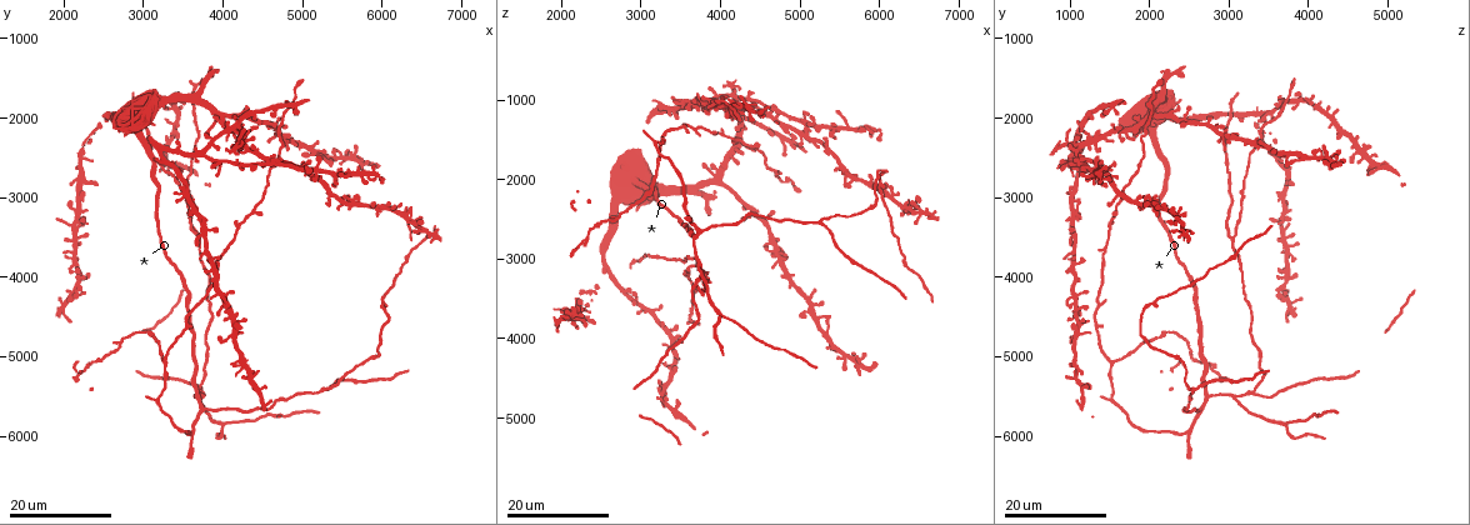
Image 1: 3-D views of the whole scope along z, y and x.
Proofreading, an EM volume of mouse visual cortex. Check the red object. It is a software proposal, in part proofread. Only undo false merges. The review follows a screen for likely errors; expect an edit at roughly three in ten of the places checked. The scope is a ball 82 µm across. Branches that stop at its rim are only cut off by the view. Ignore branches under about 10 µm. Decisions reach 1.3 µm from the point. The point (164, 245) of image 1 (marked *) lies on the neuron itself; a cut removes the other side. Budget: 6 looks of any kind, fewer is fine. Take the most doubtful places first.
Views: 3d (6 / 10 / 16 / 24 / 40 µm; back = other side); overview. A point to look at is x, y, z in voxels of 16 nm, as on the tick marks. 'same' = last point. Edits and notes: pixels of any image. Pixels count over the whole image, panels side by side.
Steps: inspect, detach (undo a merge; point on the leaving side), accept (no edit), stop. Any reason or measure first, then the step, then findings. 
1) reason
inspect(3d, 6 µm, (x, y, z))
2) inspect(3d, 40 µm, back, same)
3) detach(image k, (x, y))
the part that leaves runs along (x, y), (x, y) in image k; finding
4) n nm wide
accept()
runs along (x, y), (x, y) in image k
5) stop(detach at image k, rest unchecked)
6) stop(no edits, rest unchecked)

side arm on a straight run
inspect(3d, 16 µm, (3750, 5700, 2650))

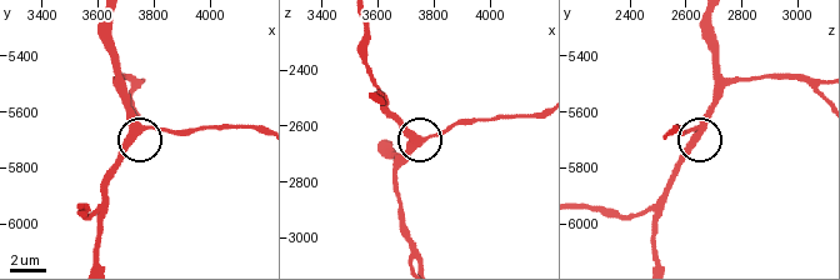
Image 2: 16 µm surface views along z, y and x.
inspect(3d, 10 µm, (3770, 5660, 2650))

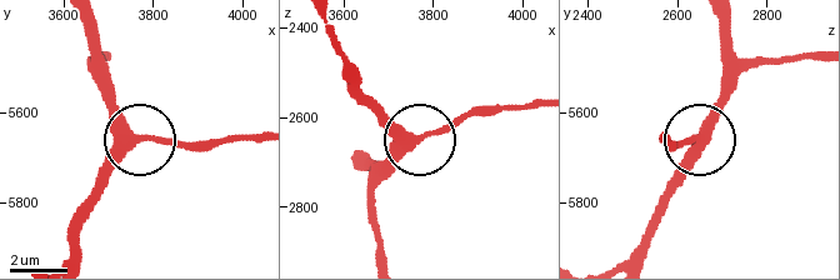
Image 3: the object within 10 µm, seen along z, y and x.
side arm 95 µm
accept()
runs along (91, 25), (99, 90), (130, 133), (144, 140), (220, 140) in image 3; one neuron here

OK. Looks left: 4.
inspect(3d, 16 µm, (3700, 5450, 3300))

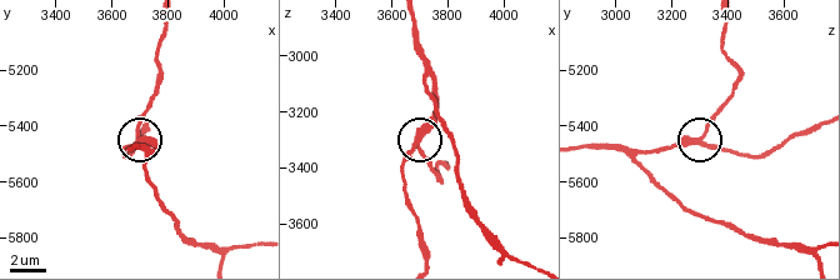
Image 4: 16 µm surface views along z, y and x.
inspect(3d, 10 µm, (3700, 5430, 3320))

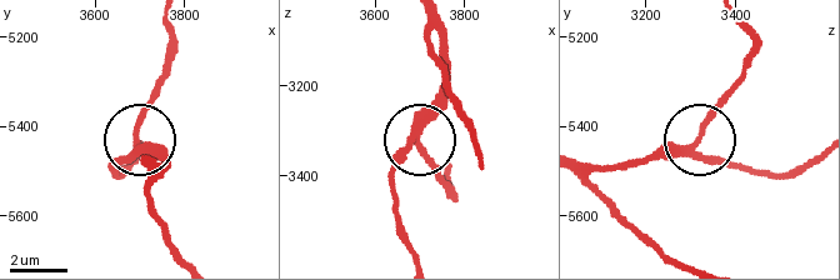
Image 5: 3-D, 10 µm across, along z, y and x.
240 nm wide
accept()
runs along (429, 20), (441, 41), (434, 114), (391, 183) in image 5; continuous, no second neuron

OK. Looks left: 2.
inspect(3d, 24 µm, (5250, 5450, 2550))

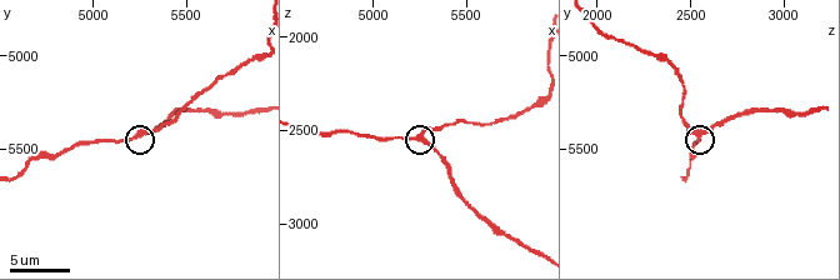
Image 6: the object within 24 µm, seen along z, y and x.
zoom in
inspect(3d, 6 µm, (5240, 5400, 2520))

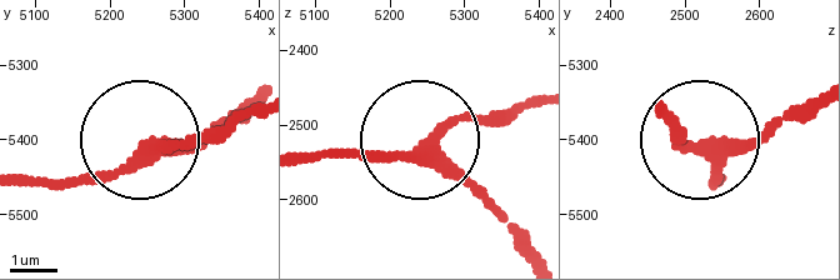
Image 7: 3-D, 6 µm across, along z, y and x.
side arm 26 µm; 3 arms
accept()
one neuron here

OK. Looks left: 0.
stop(no edits, rest unchecked)

